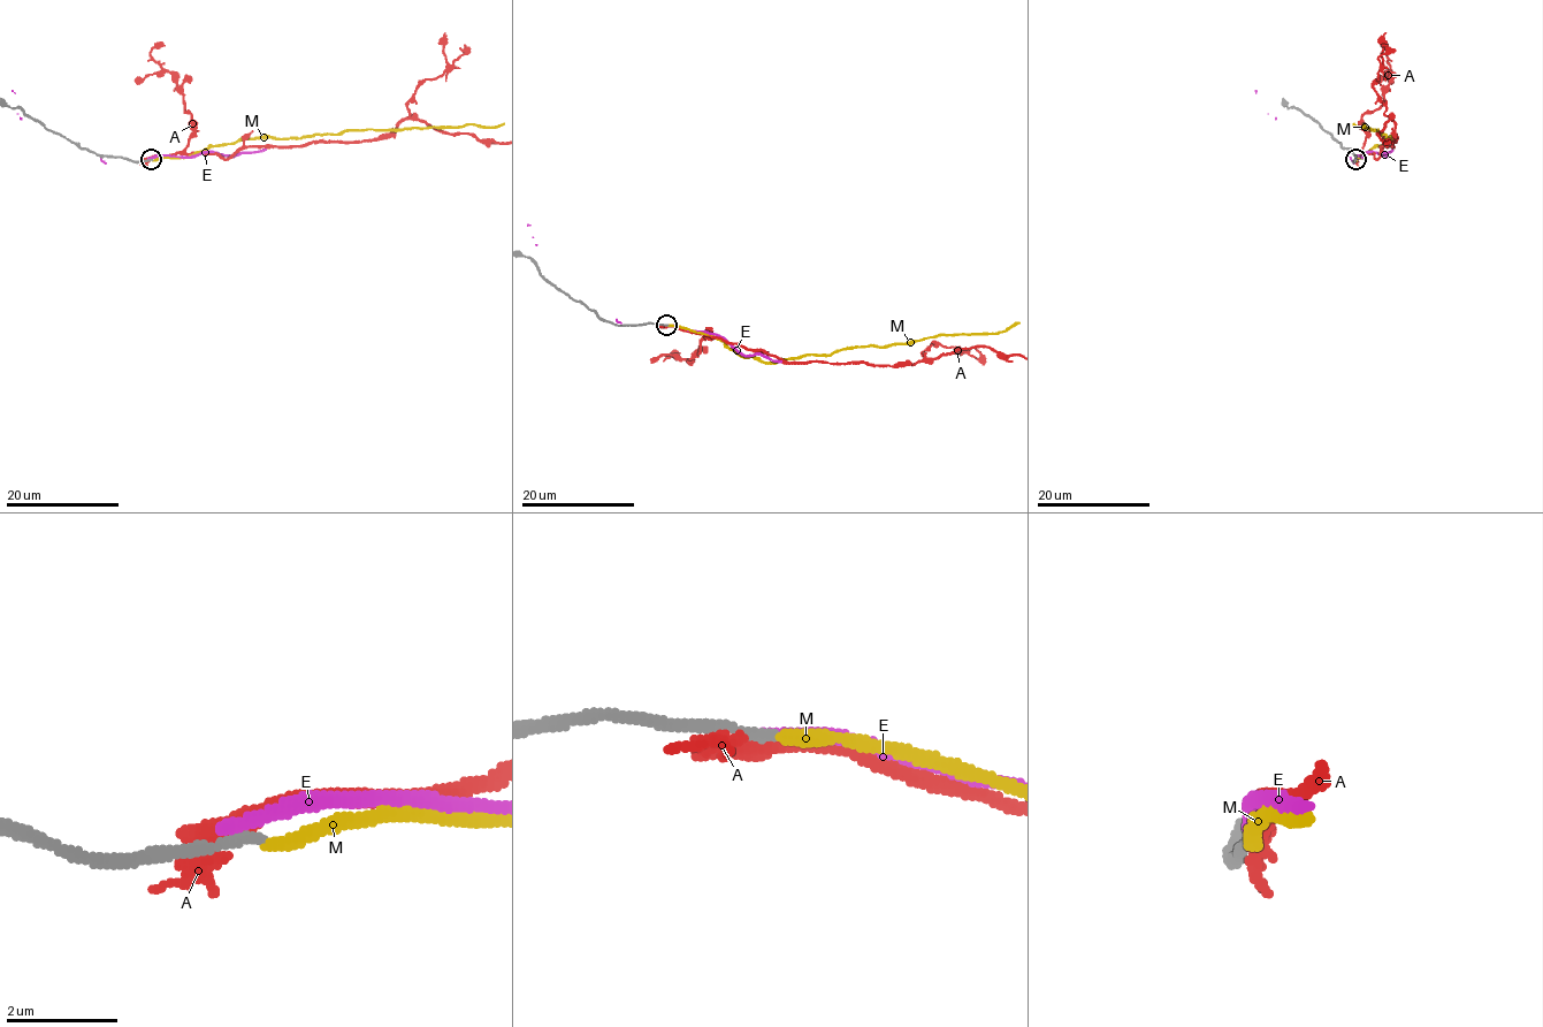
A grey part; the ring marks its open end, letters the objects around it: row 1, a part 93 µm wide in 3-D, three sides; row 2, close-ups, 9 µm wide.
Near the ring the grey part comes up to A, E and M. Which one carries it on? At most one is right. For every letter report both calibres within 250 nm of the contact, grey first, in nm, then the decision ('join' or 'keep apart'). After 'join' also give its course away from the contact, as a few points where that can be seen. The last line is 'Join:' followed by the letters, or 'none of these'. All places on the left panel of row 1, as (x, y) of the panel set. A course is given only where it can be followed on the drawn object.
A: 280/320 nm | keep apart
E: 220/260 nm | keep apart
M: 180/240 nm | keep apart
Join: none of these

